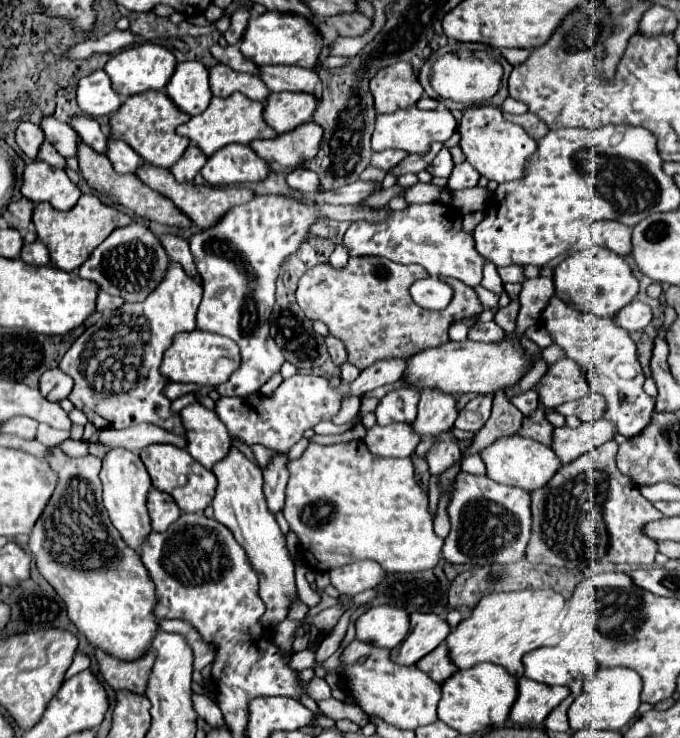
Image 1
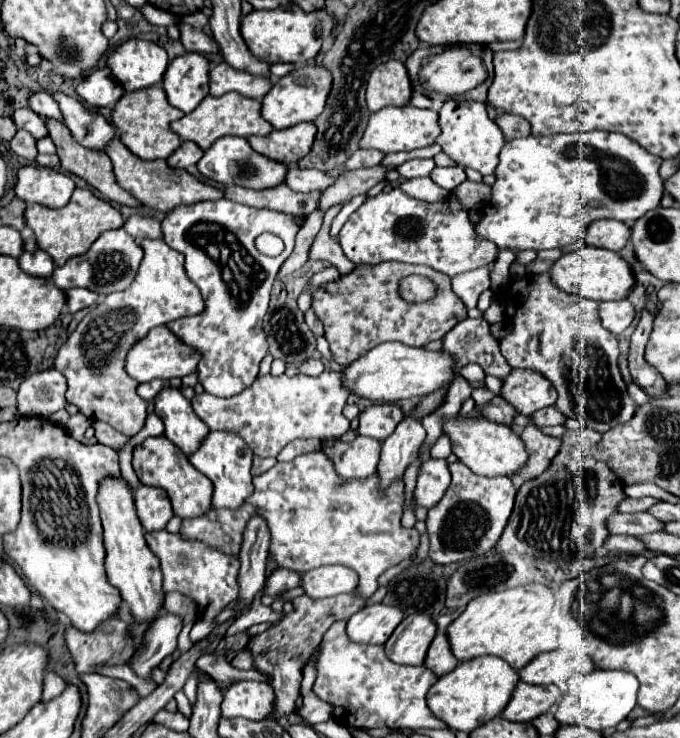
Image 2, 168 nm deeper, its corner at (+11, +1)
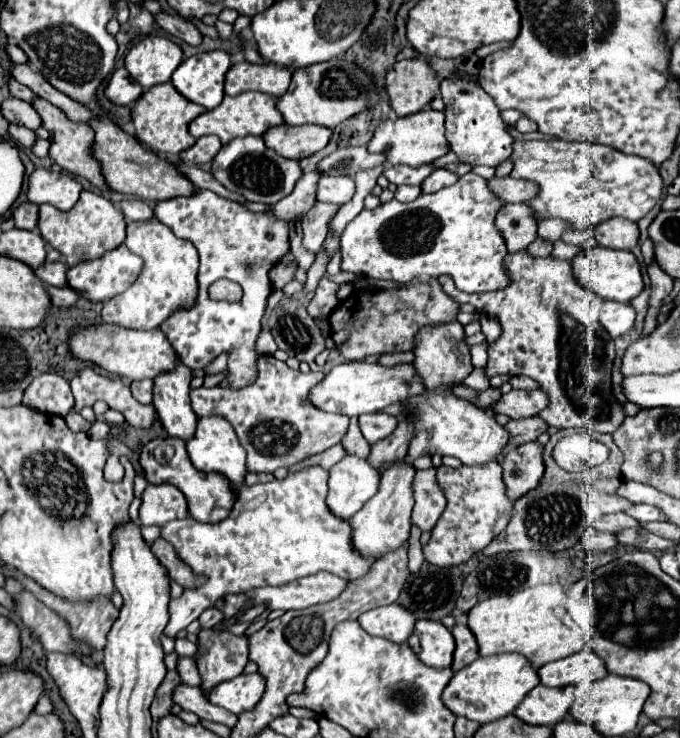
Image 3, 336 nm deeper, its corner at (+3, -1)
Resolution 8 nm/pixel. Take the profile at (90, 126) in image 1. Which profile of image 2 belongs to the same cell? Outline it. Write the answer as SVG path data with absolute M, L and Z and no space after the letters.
M36 92L36 94L30 94L28 98L28 106L40 114L40 116L52 116L52 118L58 118L60 120L60 110L54 102L54 98L46 92Z

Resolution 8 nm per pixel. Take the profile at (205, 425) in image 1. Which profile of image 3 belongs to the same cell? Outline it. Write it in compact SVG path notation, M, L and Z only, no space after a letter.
M180 362L180 368L176 368L174 372L168 372L168 374L160 374L156 380L154 380L154 408L156 408L156 414L158 418L162 420L164 428L168 428L168 434L174 436L174 438L180 438L180 440L190 440L196 432L196 424L198 424L198 416L192 412L192 406L190 406L190 380L192 380L192 370L188 366L184 366Z

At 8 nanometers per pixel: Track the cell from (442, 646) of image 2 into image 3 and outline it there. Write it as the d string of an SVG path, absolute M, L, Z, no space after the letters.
M456 624L452 628L452 636L456 640L456 650L454 650L454 660L452 660L450 668L454 672L458 672L460 668L468 666L470 662L474 662L478 658L478 648L476 648L476 640L474 640L472 632L464 624Z

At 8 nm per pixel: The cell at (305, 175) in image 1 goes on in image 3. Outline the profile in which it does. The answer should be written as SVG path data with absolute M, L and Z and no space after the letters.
M322 176L318 180L316 200L346 204L354 194L354 180L350 176Z

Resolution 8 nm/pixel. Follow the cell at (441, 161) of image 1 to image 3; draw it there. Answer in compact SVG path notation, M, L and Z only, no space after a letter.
M422 164L420 168L408 168L408 166L388 166L384 170L384 176L394 182L396 186L402 186L402 184L422 184L430 172L434 172L436 166L434 164Z

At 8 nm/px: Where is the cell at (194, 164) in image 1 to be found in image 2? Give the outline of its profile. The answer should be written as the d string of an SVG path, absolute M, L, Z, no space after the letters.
M182 142L180 148L168 158L168 164L174 168L188 168L202 158L202 148L196 142Z

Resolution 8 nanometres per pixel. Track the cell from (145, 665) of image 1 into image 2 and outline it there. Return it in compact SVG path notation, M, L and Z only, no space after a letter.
M114 616L104 620L92 632L82 632L68 624L66 646L80 674L92 672L92 668L102 664L124 664L134 652L128 624Z

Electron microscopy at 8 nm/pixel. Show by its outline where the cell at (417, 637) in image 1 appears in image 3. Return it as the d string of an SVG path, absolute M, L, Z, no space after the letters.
M418 620L408 644L416 656L430 668L448 668L452 664L454 638L450 630L440 622Z

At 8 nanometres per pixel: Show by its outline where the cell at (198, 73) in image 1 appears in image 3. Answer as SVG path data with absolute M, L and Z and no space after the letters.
M200 52L186 58L180 68L176 68L172 84L190 102L212 110L224 98L224 76L230 66L228 52Z

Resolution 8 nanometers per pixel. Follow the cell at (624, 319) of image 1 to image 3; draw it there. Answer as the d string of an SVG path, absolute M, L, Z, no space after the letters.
M604 302L600 322L608 330L612 338L618 338L626 334L628 330L634 328L636 320L636 310L630 304L620 304L620 302Z

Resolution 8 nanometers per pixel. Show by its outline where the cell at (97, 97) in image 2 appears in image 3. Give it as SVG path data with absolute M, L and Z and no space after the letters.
M126 68L114 70L114 74L110 76L106 90L104 90L104 96L116 106L130 106L132 102L136 102L140 98L140 94L142 94L140 84L136 84L130 78Z

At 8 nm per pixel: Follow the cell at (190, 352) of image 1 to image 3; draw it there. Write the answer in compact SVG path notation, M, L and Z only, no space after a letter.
M110 324L78 328L74 330L70 348L74 356L90 360L100 368L104 368L106 372L122 376L130 382L156 378L164 372L172 372L178 366L176 350L172 348L172 344L168 344L168 338L160 330L124 330L120 326L110 326Z

